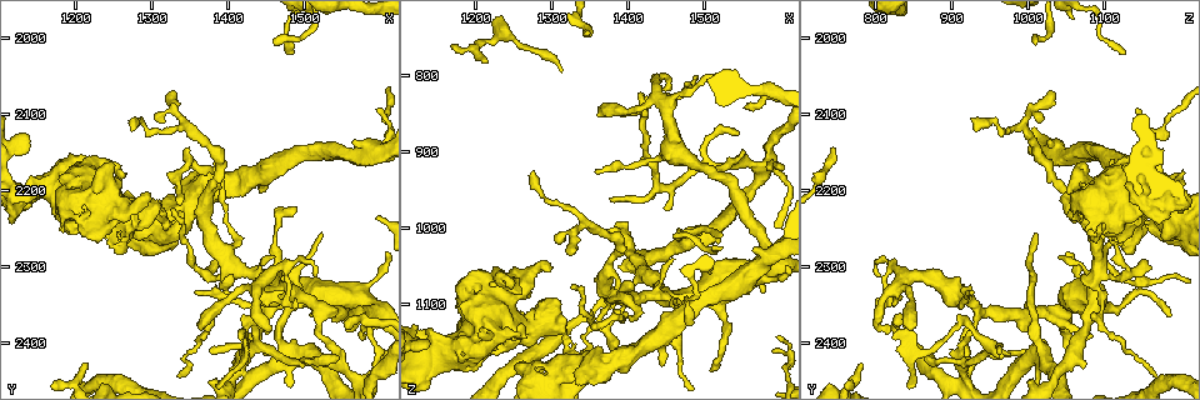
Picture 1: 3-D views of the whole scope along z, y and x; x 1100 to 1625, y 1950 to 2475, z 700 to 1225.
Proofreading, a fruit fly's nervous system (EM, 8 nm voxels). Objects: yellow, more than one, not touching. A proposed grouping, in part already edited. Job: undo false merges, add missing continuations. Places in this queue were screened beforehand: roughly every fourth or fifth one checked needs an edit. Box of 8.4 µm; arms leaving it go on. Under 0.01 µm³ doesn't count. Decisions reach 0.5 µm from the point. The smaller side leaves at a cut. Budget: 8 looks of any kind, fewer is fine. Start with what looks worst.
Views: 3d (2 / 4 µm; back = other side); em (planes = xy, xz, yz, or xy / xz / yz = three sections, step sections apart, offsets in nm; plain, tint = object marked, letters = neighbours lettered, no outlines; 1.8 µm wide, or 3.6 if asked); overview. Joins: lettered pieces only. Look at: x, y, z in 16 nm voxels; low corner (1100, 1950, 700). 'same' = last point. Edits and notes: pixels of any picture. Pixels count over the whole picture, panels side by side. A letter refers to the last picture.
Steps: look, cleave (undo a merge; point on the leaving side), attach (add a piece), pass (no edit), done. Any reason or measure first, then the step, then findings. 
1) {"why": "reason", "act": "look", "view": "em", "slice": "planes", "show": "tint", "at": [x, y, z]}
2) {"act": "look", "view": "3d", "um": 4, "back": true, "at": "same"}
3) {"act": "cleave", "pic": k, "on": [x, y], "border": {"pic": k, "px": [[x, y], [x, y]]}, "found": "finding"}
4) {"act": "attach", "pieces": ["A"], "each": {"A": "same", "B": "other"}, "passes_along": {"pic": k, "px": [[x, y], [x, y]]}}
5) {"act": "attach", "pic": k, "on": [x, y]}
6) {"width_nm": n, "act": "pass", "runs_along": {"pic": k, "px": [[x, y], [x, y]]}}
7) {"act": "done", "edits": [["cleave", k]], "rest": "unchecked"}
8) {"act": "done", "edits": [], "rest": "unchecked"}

{"why": "abrupt turn", "act": "look", "view": "3d", "um": 4, "at": [1155, 2190, 1160]}

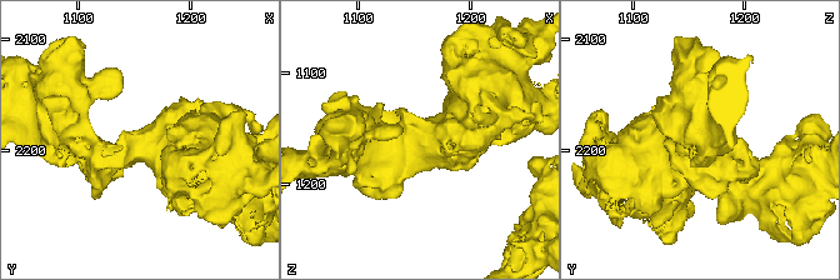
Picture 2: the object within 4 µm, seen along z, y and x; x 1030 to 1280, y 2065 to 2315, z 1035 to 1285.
{"act": "look", "view": "em", "slice": "planes", "show": "tint", "at": [1154, 2194, 1158]}

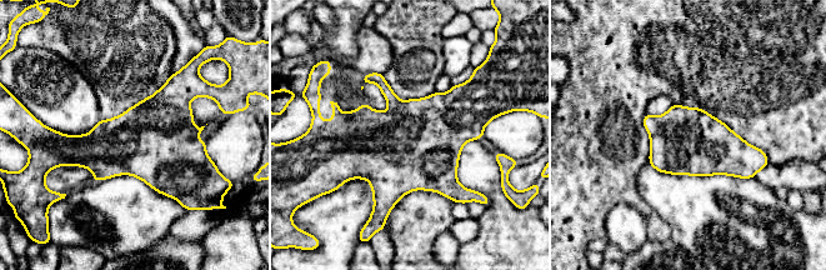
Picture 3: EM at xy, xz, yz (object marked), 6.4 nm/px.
{"why": "what lies round it", "act": "look", "view": "em", "slice": "planes", "show": "letters", "at": "same"}

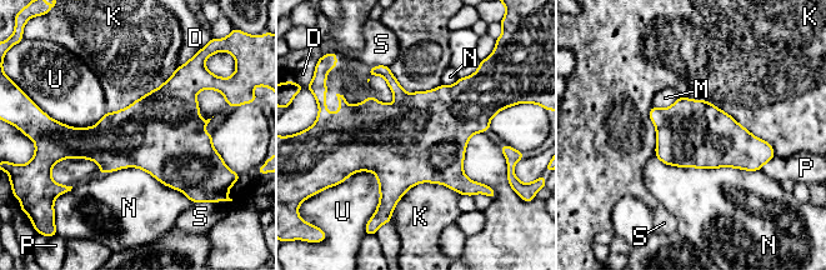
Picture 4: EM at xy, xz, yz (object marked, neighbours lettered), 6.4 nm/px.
{"longest_contact_nm": ["K", 750], "act": "pass", "each": {"D": "other", "K": "other", "M": "other", "N": "other", "P": "other", "S": "other", "U": "other"}, "border": {"pic": 4, "px": [[679, 96], [712, 103], [775, 155]]}, "found": "one neuron here"}

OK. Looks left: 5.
{"why": "tapers out", "act": "look", "view": "em", "slice": "xy", "step": 16, "show": "tint", "at": [1485, 2020, 1125]}

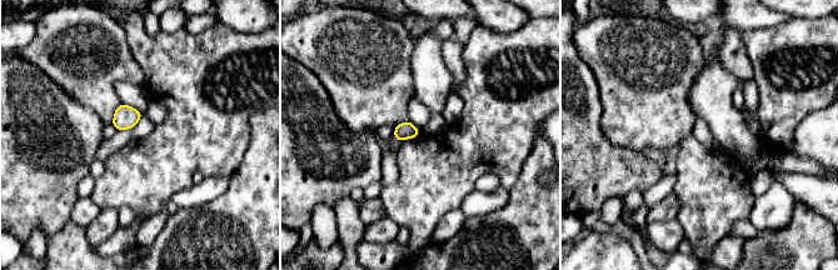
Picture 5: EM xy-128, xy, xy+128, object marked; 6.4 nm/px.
{"act": "look", "view": "em", "slice": "xy", "step": 16, "show": "letters", "at": "same"}

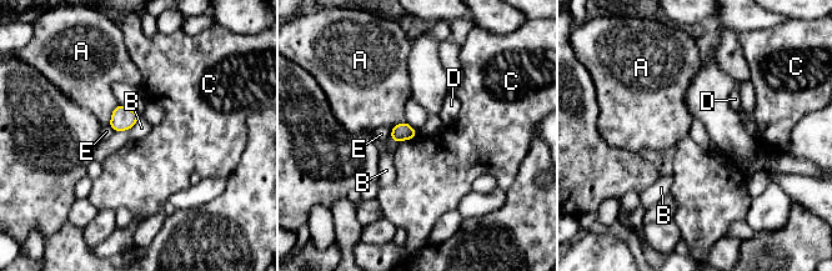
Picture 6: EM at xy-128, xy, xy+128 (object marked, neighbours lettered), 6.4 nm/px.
{"act": "pass", "each": {"A": "other", "B": "other", "C": "other", "D": "other", "E": "other"}, "border": {"pic": 6, "px": [[416, 135], [397, 142]]}, "found": "no lettered piece goes on from it"}

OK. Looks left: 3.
{"why": "end of a long branch", "act": "look", "view": "3d", "um": 4, "at": [1520, 2260, 1010]}

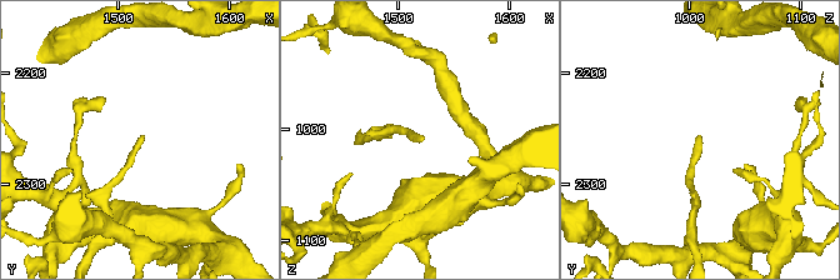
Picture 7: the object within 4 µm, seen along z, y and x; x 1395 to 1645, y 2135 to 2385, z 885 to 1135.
{"why": "need the tissue", "act": "look", "view": "em", "slice": "planes", "show": "letters", "at": [1522, 2256, 1012]}

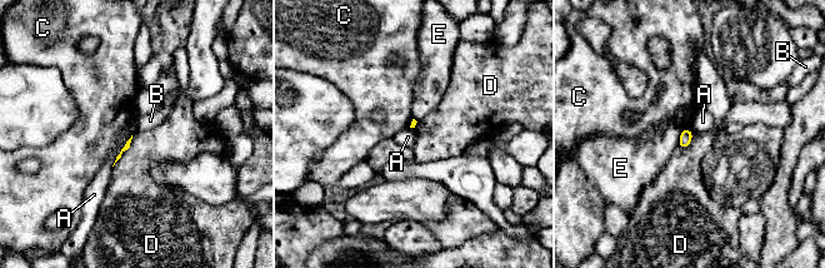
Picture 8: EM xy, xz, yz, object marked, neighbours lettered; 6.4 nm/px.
{"act": "pass", "each": {"A": "other", "B": "other", "C": "other", "D": "other", "E": "other"}, "border": {"pic": 8, "px": [[131, 134], [111, 165]]}, "found": "no lettered piece goes on from it"}

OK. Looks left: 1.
{"act": "done", "edits": [], "rest": "unchecked"}

